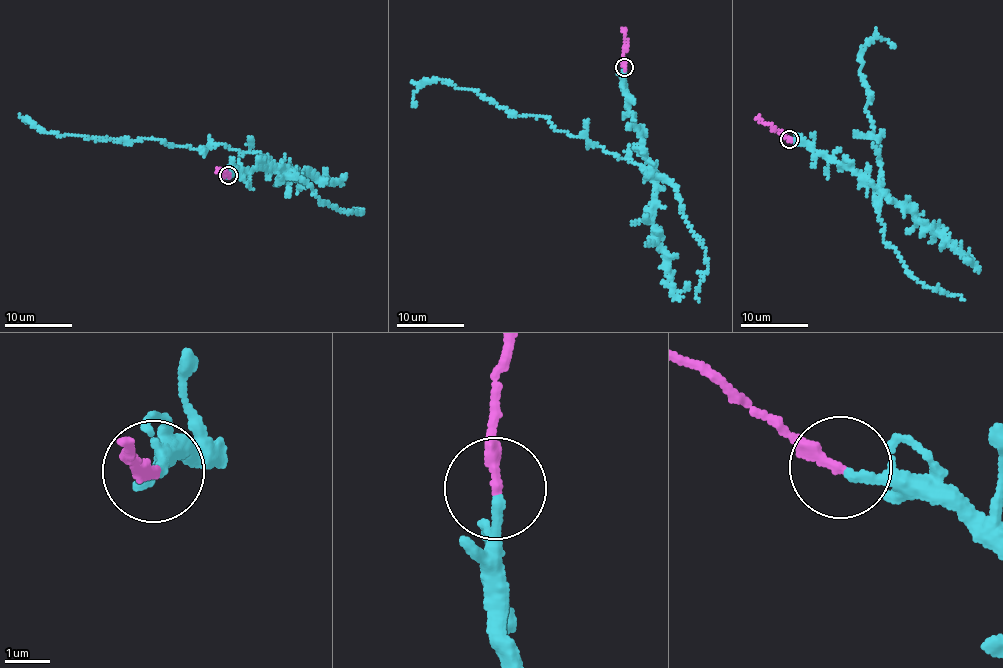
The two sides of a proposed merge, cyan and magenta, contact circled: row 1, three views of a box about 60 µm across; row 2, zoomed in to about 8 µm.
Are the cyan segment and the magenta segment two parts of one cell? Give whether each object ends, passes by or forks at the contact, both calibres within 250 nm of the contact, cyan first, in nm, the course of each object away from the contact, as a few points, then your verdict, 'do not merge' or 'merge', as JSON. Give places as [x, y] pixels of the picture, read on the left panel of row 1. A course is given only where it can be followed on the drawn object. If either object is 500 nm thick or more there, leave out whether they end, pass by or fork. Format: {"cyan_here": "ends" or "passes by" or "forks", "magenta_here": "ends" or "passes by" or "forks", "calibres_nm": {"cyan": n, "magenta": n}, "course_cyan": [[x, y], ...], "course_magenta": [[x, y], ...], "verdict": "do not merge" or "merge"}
{"cyan_here": "passes by", "magenta_here": "ends", "calibres_nm": {"cyan": 160, "magenta": 280}, "course_cyan": [[228, 174], [267, 164], [277, 169], [266, 156], [223, 145], [64, 135], [29, 122]], "course_magenta": [[228, 175], [215, 171]], "verdict": "merge"}

